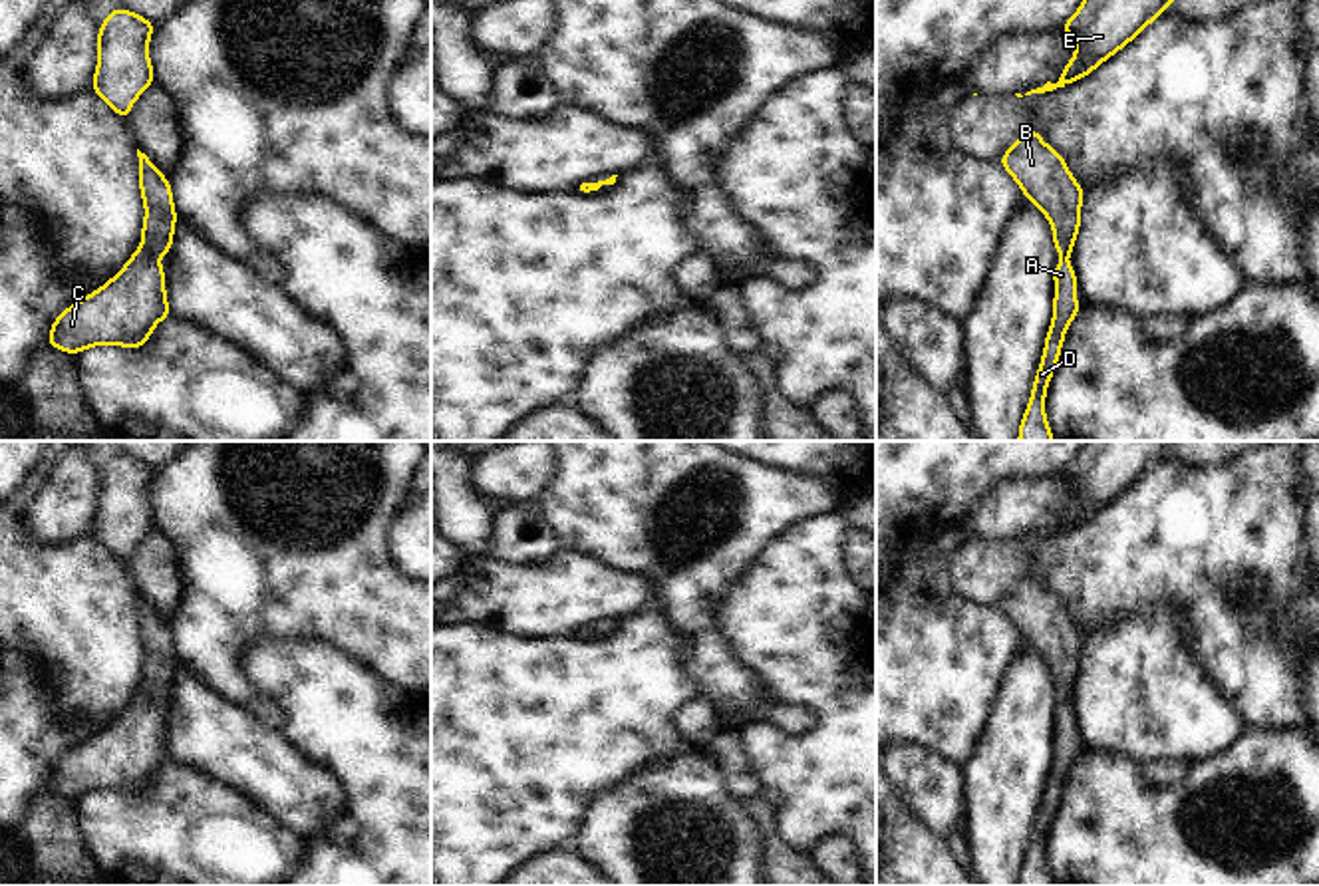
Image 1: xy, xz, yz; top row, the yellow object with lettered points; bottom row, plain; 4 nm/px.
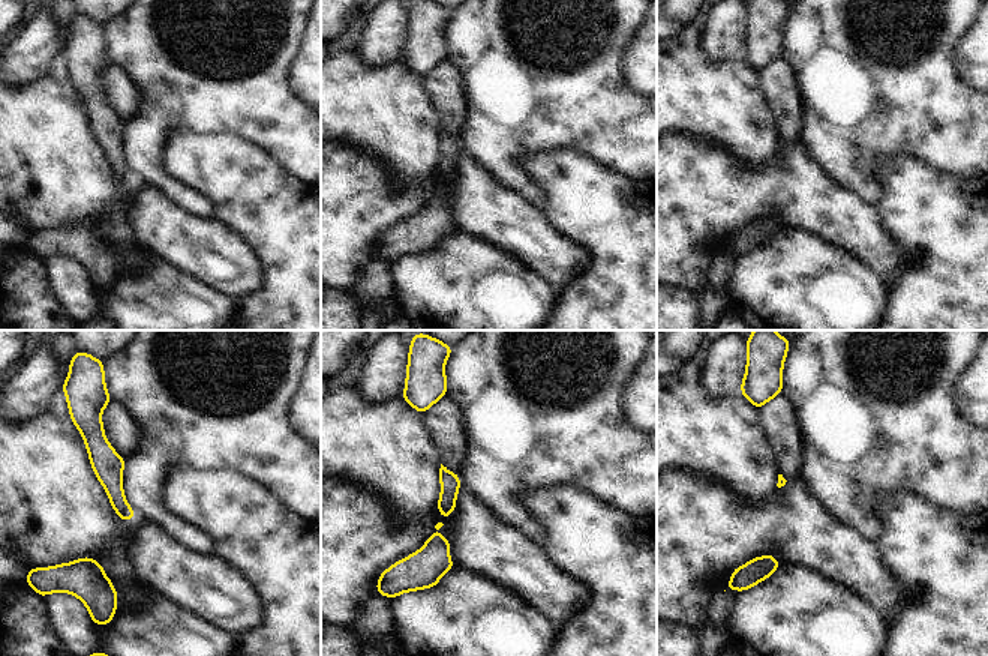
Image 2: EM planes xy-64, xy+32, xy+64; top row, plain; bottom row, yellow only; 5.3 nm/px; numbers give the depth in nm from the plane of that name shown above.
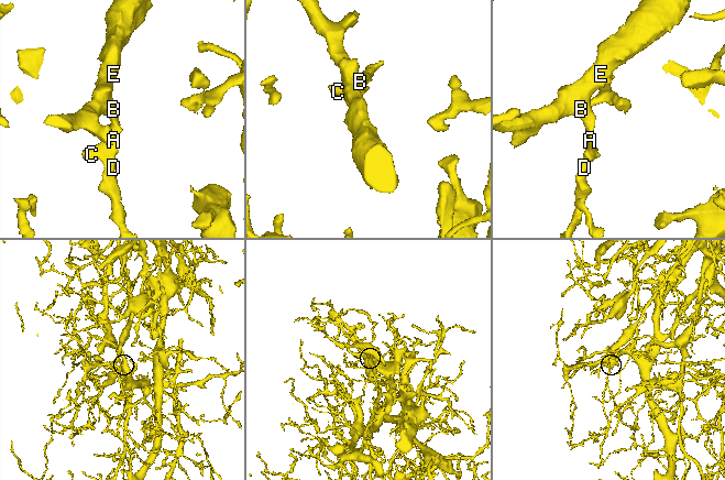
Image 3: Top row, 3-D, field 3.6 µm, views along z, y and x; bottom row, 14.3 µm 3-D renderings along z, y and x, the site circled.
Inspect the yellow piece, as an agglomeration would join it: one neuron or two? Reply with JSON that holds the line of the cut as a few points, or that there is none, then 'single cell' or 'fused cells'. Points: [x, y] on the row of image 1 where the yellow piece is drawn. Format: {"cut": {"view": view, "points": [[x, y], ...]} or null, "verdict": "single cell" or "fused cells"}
{"cut": null, "verdict": "single cell"}

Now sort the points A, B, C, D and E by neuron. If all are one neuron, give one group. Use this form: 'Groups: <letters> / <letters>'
Groups: A B C D E

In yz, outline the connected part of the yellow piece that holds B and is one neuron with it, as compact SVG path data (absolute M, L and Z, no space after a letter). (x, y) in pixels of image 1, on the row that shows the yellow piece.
M1031 125L997 163L1015 179L1029 203L1049 219L1053 244L1063 256L1053 268L1057 286L1053 320L1017 437L1017 441L1055 441L1045 415L1045 395L1063 350L1065 332L1081 310L1081 302L1075 298L1077 274L1069 258L1081 228L1085 191L1071 175L1061 153L1049 147Z

